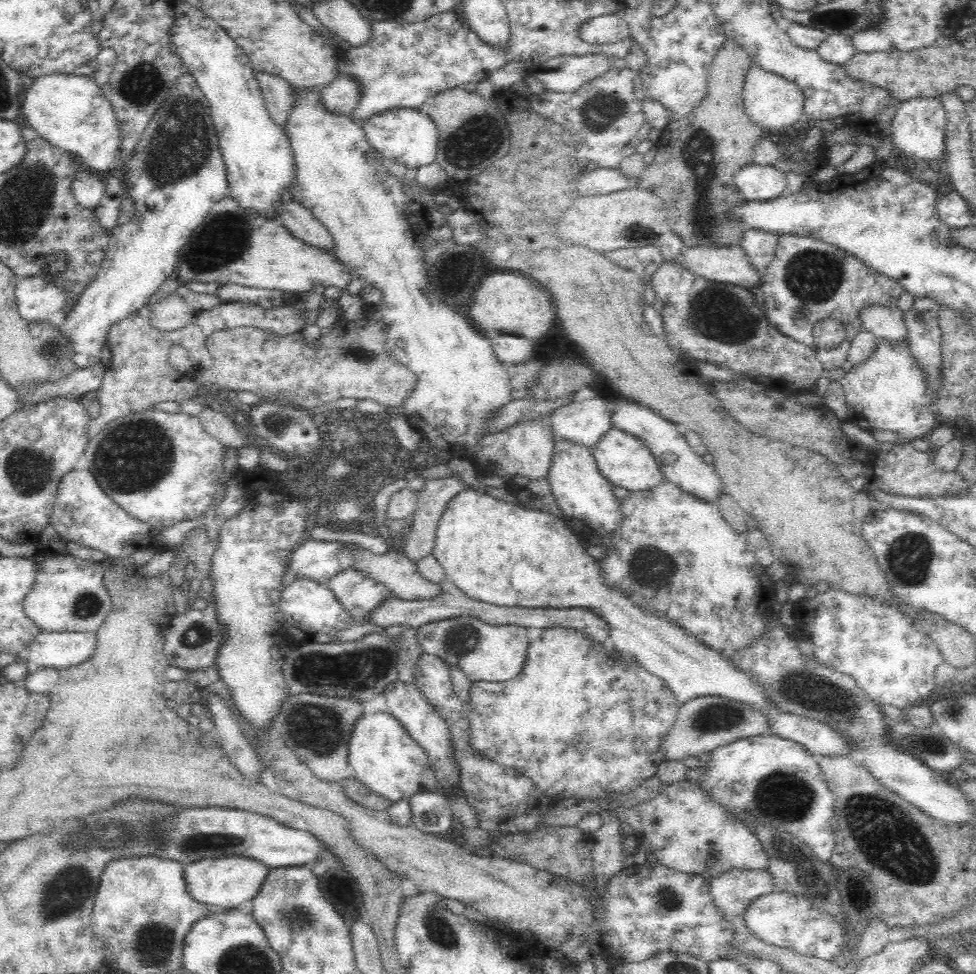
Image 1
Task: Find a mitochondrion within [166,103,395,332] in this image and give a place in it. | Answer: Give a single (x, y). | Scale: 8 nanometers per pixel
(225, 239)

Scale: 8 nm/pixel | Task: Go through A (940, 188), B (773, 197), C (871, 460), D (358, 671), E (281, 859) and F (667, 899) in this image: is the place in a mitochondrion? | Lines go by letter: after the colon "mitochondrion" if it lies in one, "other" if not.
A: other
B: other
C: other
D: mitochondrion
E: other
F: mitochondrion

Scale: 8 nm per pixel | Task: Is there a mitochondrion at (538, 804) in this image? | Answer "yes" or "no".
no

